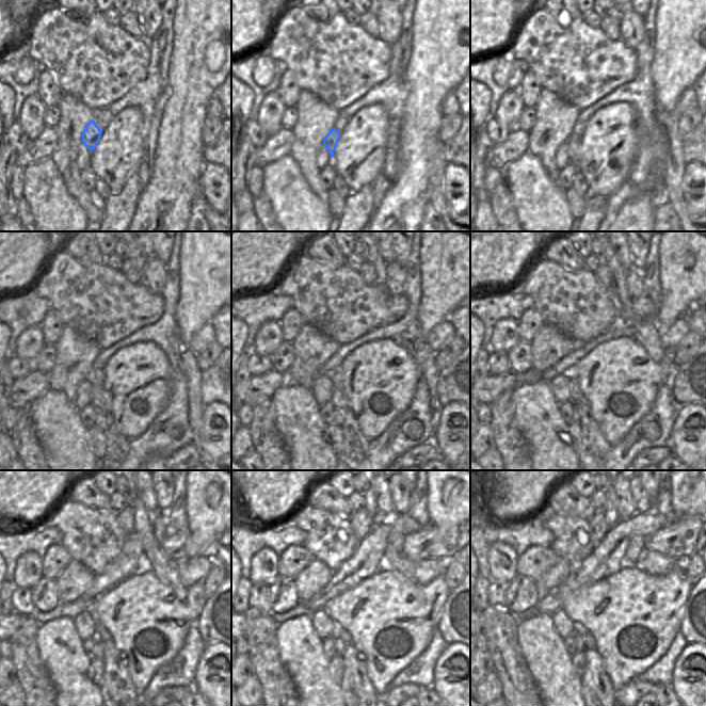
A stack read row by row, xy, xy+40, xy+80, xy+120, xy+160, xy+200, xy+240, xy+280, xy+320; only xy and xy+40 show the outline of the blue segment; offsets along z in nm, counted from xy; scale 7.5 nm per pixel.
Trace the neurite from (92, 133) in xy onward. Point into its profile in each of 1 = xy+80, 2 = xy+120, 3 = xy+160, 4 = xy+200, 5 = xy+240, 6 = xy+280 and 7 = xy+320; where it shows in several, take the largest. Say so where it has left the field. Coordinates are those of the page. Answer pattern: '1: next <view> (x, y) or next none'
1: next xy+80 (573, 141)
2: next xy+120 (116, 445)
3: next xy+160 (354, 448)
4: next xy+200 (593, 448)
5: next xy+240 (116, 687)
6: next xy+280 (355, 686)
7: next xy+320 (596, 687)

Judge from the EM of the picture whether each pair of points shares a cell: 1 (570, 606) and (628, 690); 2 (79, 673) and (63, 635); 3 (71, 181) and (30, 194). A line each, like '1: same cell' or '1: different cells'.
1: different cells
2: same cell
3: different cells

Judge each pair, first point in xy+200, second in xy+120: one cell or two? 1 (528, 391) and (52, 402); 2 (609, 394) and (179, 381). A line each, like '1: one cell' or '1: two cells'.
1: one cell
2: two cells

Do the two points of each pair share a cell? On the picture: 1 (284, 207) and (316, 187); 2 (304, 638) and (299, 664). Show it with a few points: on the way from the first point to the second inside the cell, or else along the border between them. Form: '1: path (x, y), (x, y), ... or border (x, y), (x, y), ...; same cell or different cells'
1: border (300, 166), (306, 183), (326, 203); different cells
2: path (301, 644), (301, 658); same cell

